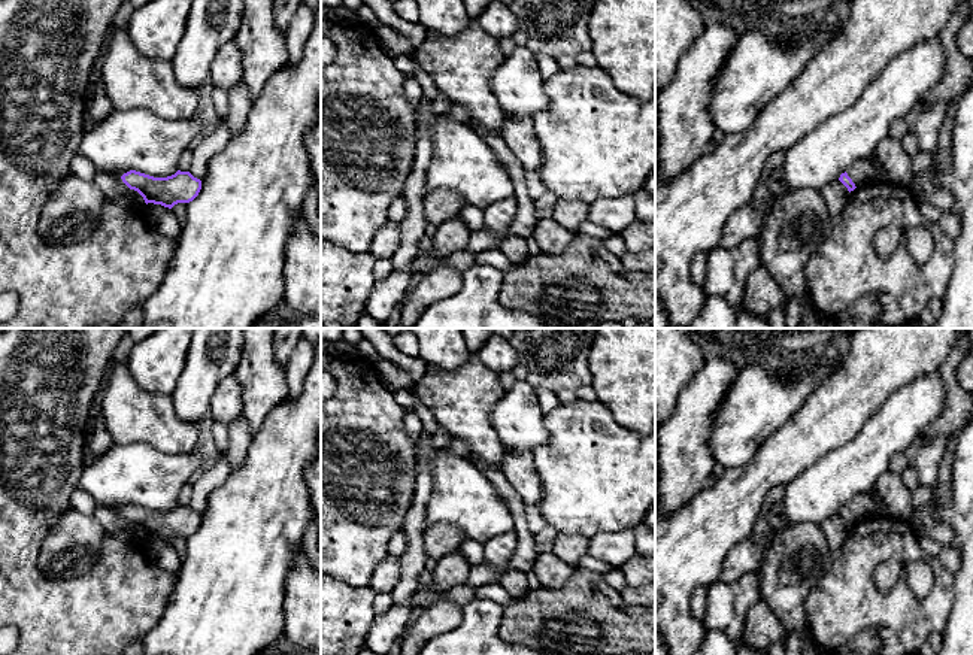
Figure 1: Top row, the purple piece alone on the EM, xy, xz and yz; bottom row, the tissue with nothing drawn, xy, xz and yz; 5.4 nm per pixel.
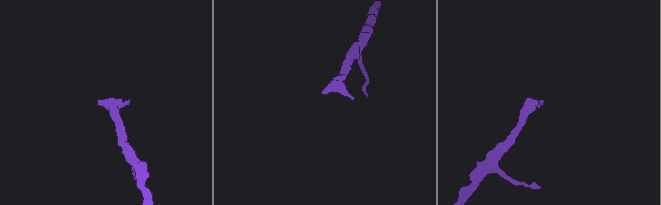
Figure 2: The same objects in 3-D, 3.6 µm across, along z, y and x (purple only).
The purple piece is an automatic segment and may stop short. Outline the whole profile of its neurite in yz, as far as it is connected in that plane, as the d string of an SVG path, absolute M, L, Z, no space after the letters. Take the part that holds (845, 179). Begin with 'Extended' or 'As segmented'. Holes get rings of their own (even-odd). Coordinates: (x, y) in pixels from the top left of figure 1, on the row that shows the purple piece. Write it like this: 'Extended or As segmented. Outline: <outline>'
Extended. Outline: M867 157L854 163L839 178L839 181L848 188L849 192L854 191L857 187L873 182L875 179L876 167L873 163L873 157Z

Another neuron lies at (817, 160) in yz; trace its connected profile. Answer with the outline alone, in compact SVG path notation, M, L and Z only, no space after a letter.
M939 37L894 58L852 106L825 119L785 152L780 169L788 192L821 191L854 163L875 157L891 124L919 106L943 73L945 49Z

